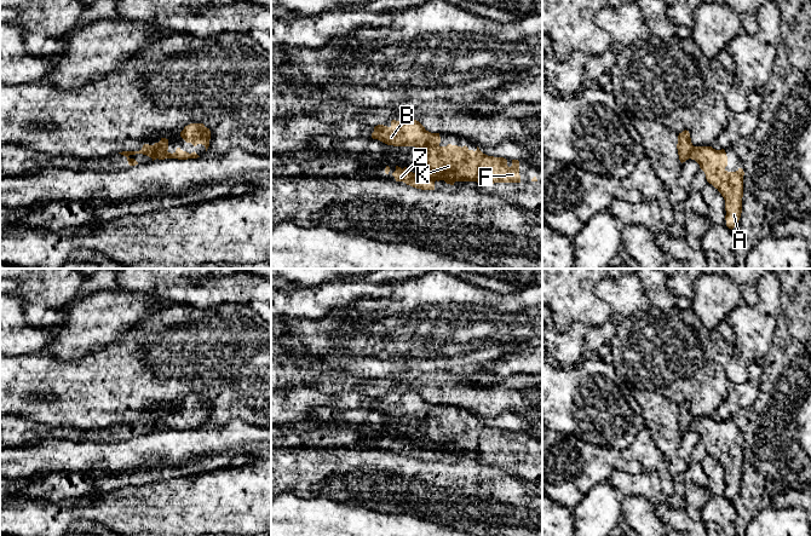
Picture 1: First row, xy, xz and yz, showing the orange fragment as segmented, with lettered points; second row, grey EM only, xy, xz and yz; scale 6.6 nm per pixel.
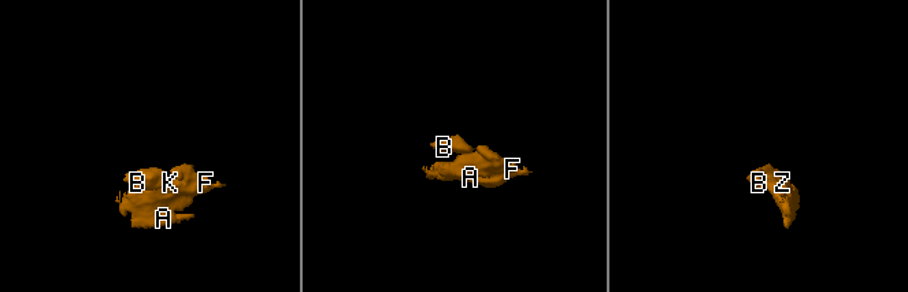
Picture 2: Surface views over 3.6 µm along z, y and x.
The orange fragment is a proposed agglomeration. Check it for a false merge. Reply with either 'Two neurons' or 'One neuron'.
One neuron

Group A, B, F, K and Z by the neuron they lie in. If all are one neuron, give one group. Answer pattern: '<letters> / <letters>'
A B F K Z

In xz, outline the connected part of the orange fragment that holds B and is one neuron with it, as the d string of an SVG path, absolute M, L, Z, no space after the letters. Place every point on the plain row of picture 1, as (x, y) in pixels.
M392 391L391 397L378 396L372 404L373 410L378 410L387 416L393 417L415 417L424 420L425 423L419 427L419 432L414 438L419 438L421 444L413 444L404 438L403 440L396 437L396 442L392 444L396 453L403 453L421 461L435 461L435 453L444 451L447 455L454 456L455 453L477 453L487 457L494 454L520 454L519 446L519 432L512 431L512 437L507 437L507 431L504 428L494 428L483 425L479 419L477 421L470 421L466 416L458 417L448 415L441 417L439 404L431 404L416 391L401 393Z

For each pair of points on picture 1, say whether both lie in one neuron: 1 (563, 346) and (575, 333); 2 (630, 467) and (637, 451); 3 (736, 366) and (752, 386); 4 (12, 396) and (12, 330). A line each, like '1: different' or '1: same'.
1: same
2: different
3: different
4: different

